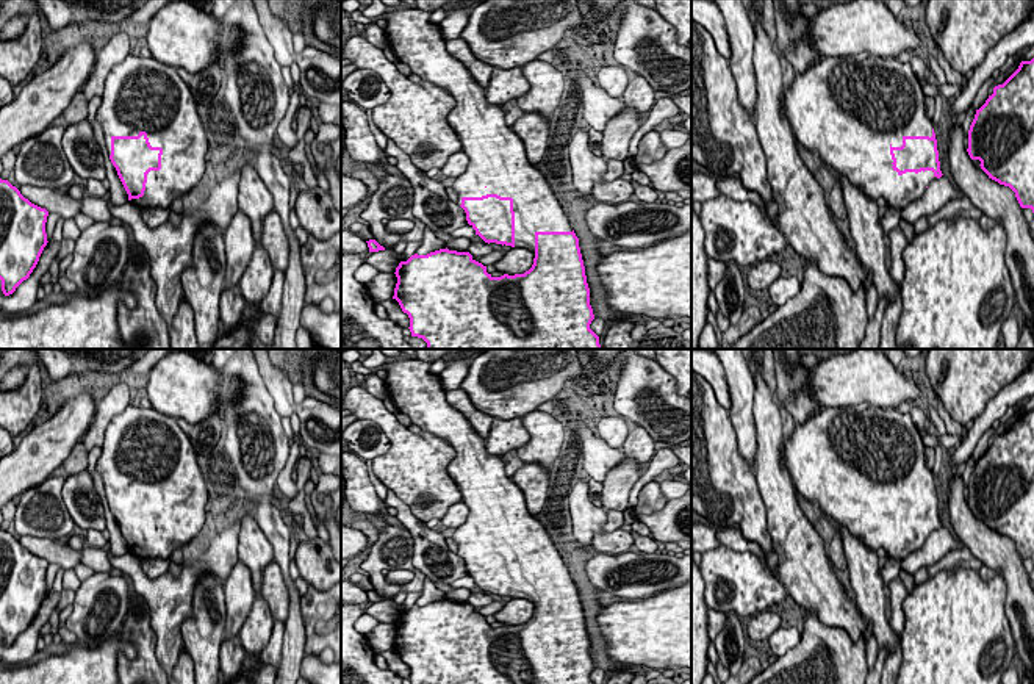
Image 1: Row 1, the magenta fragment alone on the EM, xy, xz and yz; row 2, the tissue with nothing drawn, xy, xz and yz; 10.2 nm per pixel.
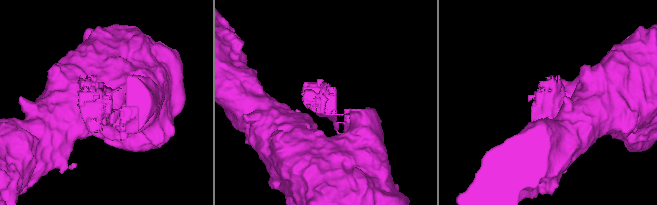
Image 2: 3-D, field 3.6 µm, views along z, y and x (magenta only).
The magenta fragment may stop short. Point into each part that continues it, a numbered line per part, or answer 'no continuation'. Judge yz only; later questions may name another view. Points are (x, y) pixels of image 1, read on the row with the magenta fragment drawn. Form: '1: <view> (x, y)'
1: yz (850, 111)

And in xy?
1: xy (141, 94)

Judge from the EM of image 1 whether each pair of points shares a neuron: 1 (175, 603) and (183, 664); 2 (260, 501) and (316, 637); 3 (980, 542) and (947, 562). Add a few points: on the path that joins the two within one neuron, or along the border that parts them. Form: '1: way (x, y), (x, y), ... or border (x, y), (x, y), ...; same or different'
1: border (182, 647), (172, 667); different
2: border (301, 597), (301, 619), (305, 634); different
3: border (964, 545), (984, 564); different

